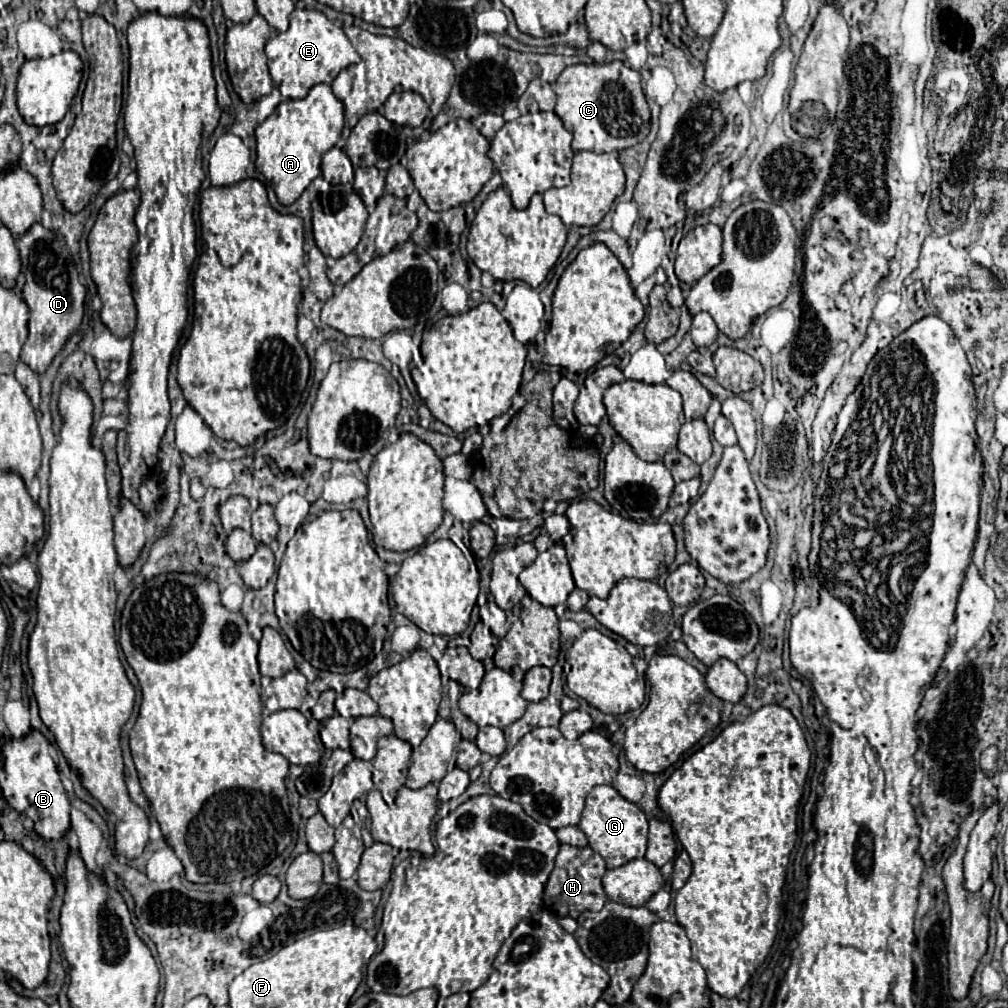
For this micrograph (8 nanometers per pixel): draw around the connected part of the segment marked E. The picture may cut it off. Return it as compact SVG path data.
M295 9L289 29L269 39L265 53L269 59L271 79L285 99L303 99L313 85L331 83L341 69L361 61L357 59L357 51L353 51L343 29L333 25L321 11L315 9Z

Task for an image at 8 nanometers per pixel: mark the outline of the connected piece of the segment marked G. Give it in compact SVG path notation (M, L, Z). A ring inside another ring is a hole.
M597 785L587 795L585 811L579 827L587 835L589 847L605 859L607 869L621 867L627 861L645 855L648 842L648 819L635 803L623 799L611 785Z

